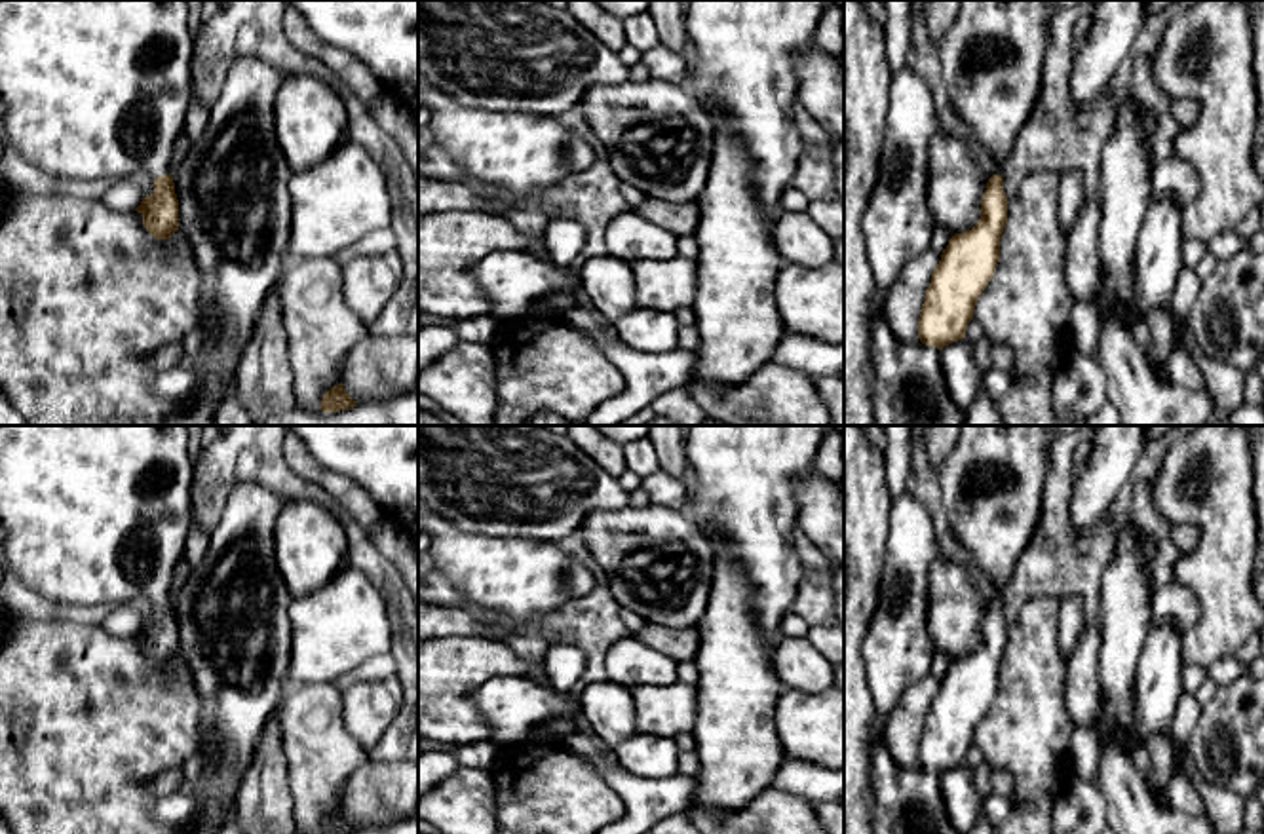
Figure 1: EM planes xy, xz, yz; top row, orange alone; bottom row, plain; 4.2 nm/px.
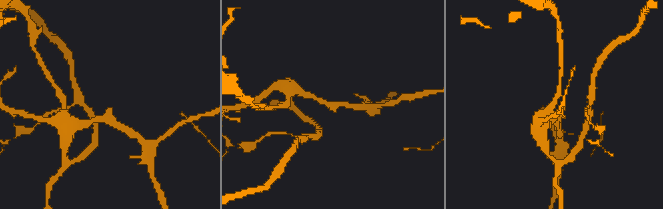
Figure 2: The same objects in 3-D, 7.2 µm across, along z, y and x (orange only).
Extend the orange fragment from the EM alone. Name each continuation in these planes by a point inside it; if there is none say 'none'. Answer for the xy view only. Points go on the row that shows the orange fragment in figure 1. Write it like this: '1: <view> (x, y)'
1: xy (97, 90)

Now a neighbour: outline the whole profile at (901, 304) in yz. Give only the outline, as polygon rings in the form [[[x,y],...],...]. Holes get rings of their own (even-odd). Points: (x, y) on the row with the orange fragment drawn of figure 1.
[[[929,247],[920,256],[909,260],[890,291],[880,296],[886,323],[899,344],[920,342],[918,317],[939,260],[941,255]]]

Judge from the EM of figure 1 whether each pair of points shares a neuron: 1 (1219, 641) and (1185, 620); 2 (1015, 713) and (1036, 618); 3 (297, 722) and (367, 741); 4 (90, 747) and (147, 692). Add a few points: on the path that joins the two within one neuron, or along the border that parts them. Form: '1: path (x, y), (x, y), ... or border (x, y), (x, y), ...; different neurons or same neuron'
1: border (1177, 582), (1198, 601), (1198, 622), (1187, 633); different neurons
2: path (1031, 690), (1033, 641); same neuron
3: border (343, 694), (343, 724), (367, 753); different neurons
4: path (103, 734), (134, 705); same neuron

